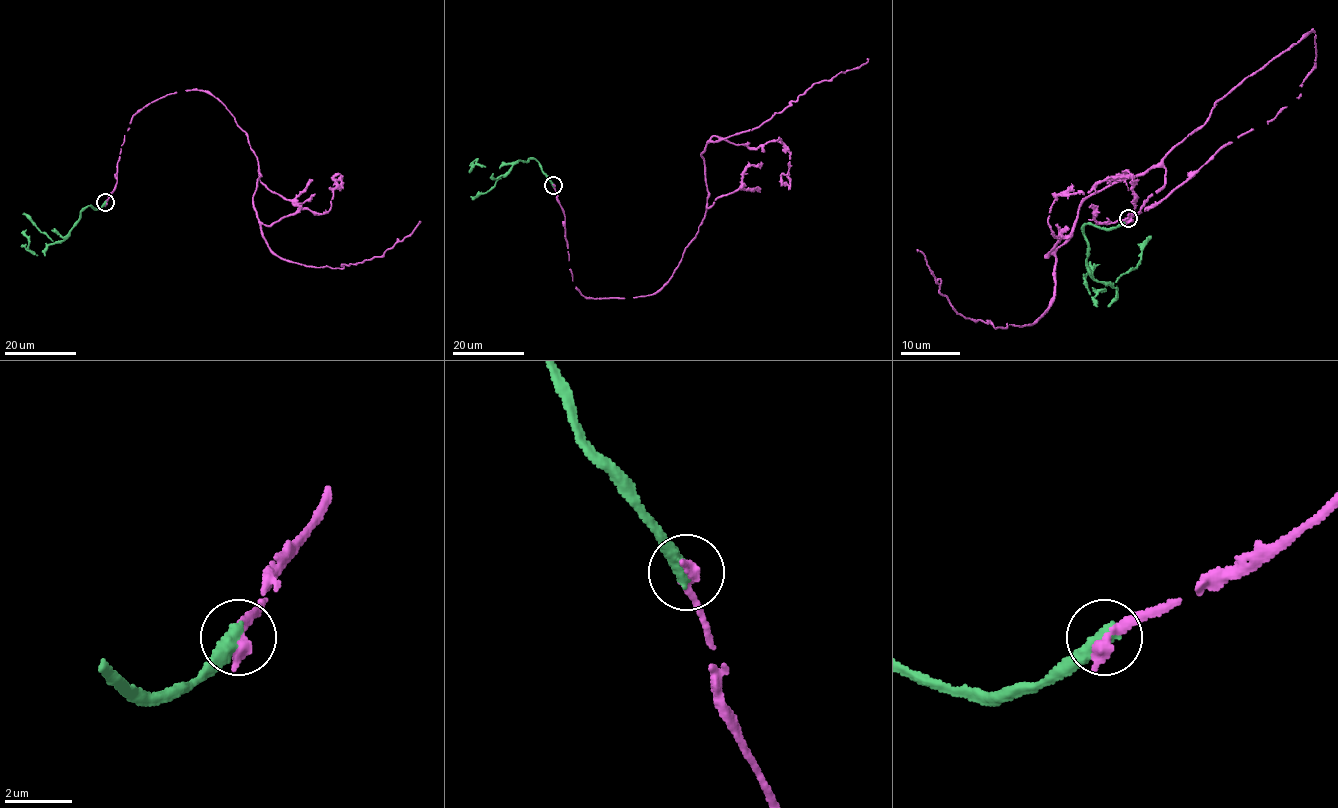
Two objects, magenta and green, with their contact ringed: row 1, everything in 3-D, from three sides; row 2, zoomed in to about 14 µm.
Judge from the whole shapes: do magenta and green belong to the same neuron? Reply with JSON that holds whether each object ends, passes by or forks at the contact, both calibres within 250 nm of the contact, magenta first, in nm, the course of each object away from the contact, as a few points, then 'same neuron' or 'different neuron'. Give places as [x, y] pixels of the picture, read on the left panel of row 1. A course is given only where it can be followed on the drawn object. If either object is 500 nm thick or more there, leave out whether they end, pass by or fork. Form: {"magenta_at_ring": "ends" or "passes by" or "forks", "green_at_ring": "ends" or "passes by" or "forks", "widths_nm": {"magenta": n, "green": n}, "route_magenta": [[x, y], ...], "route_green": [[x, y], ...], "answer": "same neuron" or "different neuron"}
{"magenta_at_ring": "ends", "green_at_ring": "ends", "widths_nm": {"magenta": 380, "green": 480}, "route_magenta": [[105, 202], [131, 118], [191, 89], [246, 133], [253, 205], [284, 259], [357, 264], [418, 221]], "route_green": [[105, 202], [97, 209], [86, 207], [70, 234], [48, 245], [44, 255], [33, 254], [27, 250], [26, 229]], "answer": "same neuron"}

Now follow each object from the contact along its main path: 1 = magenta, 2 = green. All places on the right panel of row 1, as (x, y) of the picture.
1: (1127, 218), (1300, 94), (1312, 30), (1159, 163), (1083, 202), (1033, 324), (957, 314), (917, 249)
2: (1127, 218), (1108, 229), (1084, 226), (1087, 270), (1117, 290), (1108, 306), (1092, 297), (1086, 278), (1094, 263)

